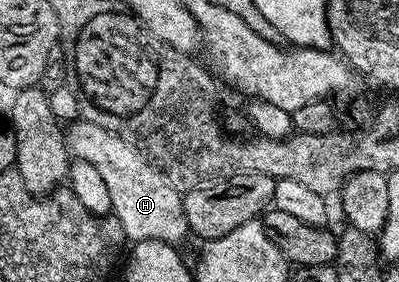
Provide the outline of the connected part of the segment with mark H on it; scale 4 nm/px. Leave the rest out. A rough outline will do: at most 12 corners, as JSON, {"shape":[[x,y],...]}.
{"shape":[[68,127],[130,243],[190,233],[182,195],[119,135]]}

